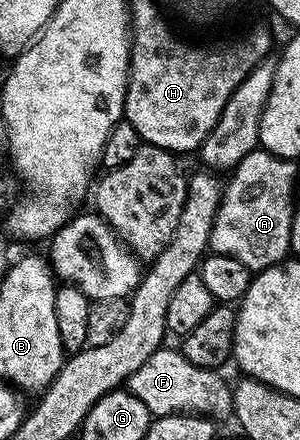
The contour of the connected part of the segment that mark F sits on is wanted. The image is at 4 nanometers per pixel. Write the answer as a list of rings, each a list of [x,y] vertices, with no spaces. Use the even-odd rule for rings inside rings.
[[[162,348],[153,353],[139,372],[129,377],[127,388],[147,404],[153,416],[199,414],[214,420],[228,419],[233,412],[233,392],[230,383],[225,383],[221,376],[216,370],[204,370],[191,364],[191,360],[181,355],[180,349]]]

